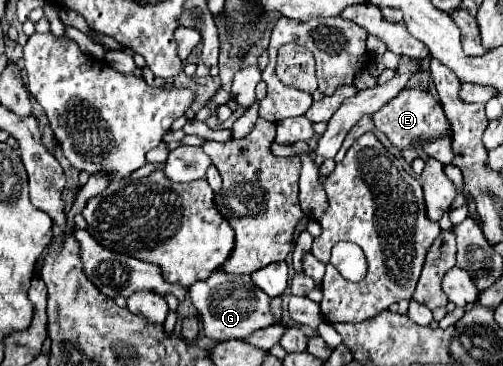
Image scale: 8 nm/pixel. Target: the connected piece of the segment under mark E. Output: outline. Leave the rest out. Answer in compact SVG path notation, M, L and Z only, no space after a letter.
M413 87L413 89L403 89L393 101L389 101L383 109L379 109L373 115L375 127L387 135L387 139L397 147L397 149L415 149L427 145L427 141L435 141L435 137L443 137L443 133L451 133L451 125L443 113L443 107L439 101L425 89Z

